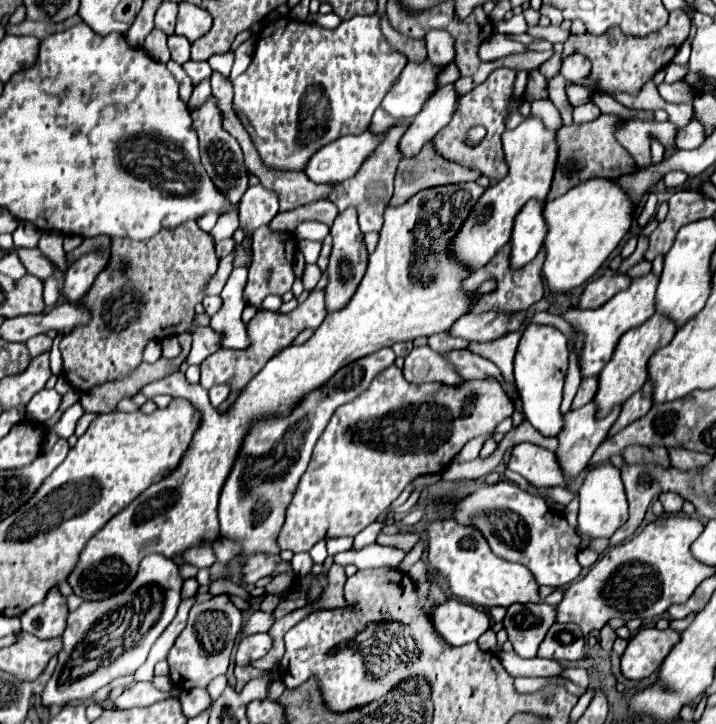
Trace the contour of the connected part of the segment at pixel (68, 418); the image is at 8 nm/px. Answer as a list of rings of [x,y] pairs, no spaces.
[[[74,403],[72,407],[68,407],[64,413],[62,413],[62,417],[56,421],[56,425],[54,425],[54,433],[56,435],[60,435],[60,437],[70,437],[72,433],[74,433],[74,429],[76,429],[76,423],[78,423],[78,419],[84,415],[84,409],[80,407],[80,403]]]

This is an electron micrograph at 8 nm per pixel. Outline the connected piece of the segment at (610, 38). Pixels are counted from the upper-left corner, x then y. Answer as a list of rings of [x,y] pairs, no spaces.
[[[678,9],[678,11],[670,13],[668,27],[664,27],[652,35],[646,35],[642,39],[628,37],[620,29],[606,31],[604,35],[590,35],[590,33],[572,35],[564,43],[561,58],[563,60],[566,55],[571,55],[577,51],[586,55],[592,61],[592,75],[588,75],[588,81],[594,81],[592,89],[596,93],[638,95],[640,89],[644,87],[644,83],[648,83],[660,69],[664,69],[672,61],[678,47],[686,41],[688,33],[690,33],[690,17],[686,15],[686,11]]]

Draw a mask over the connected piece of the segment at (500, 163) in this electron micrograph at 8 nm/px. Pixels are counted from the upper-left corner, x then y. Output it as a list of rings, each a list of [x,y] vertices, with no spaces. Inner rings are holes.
[[[496,69],[490,75],[490,79],[486,79],[482,85],[474,87],[470,93],[462,95],[458,99],[458,107],[456,107],[450,123],[446,127],[442,127],[440,133],[432,139],[432,145],[436,147],[436,153],[442,155],[448,161],[460,163],[460,165],[464,165],[468,169],[474,169],[474,171],[480,171],[490,181],[502,179],[508,173],[508,167],[504,163],[500,135],[504,133],[504,115],[506,115],[506,109],[508,109],[508,99],[512,95],[514,77],[516,77],[516,71],[512,71],[512,69]],[[474,125],[484,125],[488,133],[478,145],[468,145],[464,141],[464,137]]]

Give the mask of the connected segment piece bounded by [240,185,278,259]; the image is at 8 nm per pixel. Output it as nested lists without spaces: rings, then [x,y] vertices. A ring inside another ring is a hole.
[[[262,185],[248,187],[240,203],[240,229],[244,231],[242,247],[246,255],[252,259],[252,235],[258,227],[266,225],[272,215],[278,213],[278,199],[272,191],[264,189]]]

